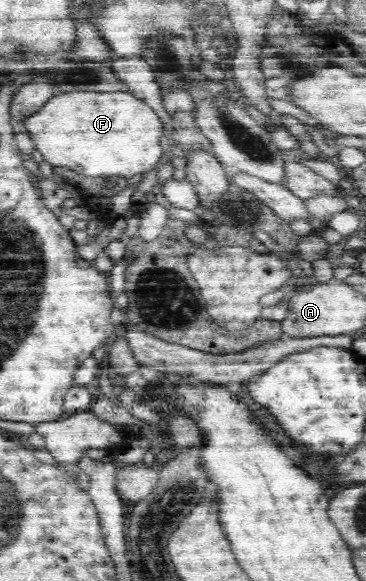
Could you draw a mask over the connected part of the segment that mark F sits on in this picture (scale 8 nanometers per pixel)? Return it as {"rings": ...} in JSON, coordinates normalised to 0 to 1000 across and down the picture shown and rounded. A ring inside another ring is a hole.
{"rings":[[[191,158],[191,162],[169,162],[169,165],[142,165],[137,172],[126,174],[109,188],[98,189],[93,196],[82,196],[66,203],[66,224],[77,227],[87,244],[98,250],[98,258],[112,262],[117,275],[131,277],[142,287],[180,287],[205,293],[213,299],[243,303],[243,305],[301,305],[301,303],[331,303],[333,306],[361,306],[372,299],[396,299],[421,293],[426,282],[437,279],[437,270],[448,258],[437,250],[437,241],[448,234],[448,208],[437,205],[418,188],[413,188],[391,172],[366,169],[352,158]]]}

